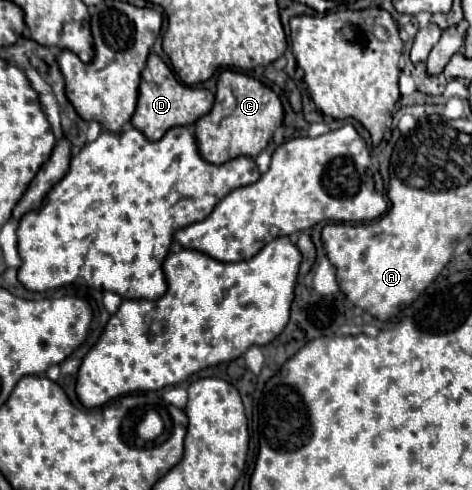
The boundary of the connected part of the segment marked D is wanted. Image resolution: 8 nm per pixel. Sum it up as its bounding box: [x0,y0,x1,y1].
[130,52,216,140]

